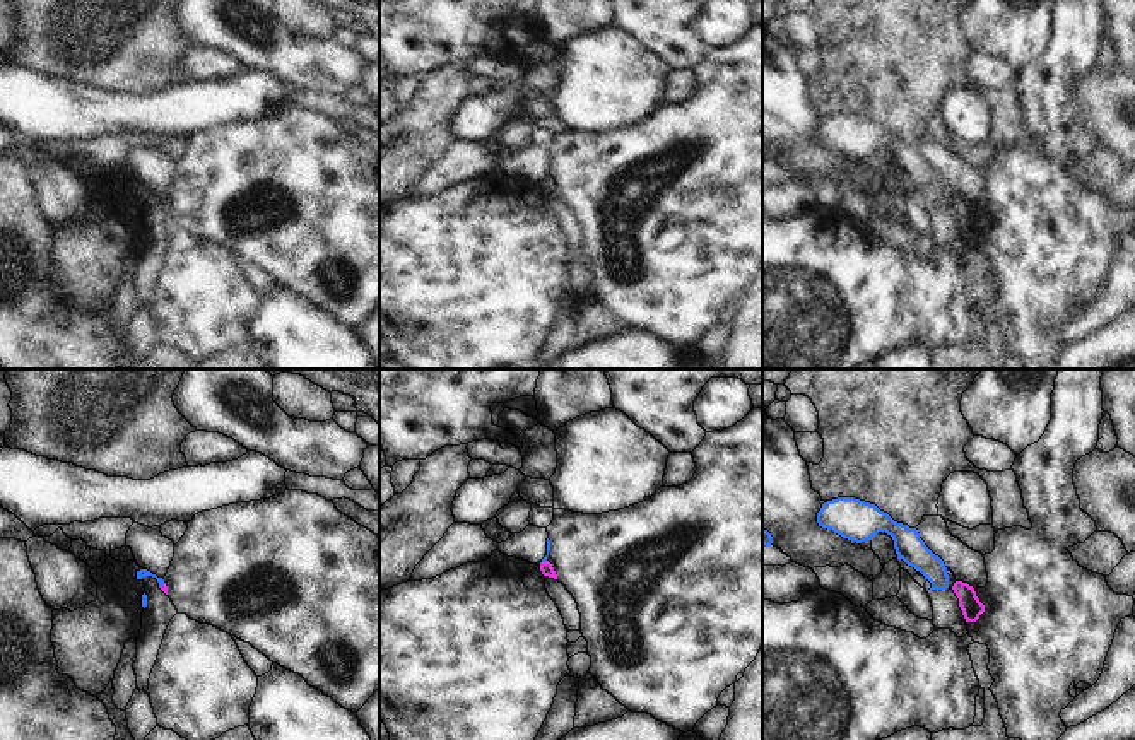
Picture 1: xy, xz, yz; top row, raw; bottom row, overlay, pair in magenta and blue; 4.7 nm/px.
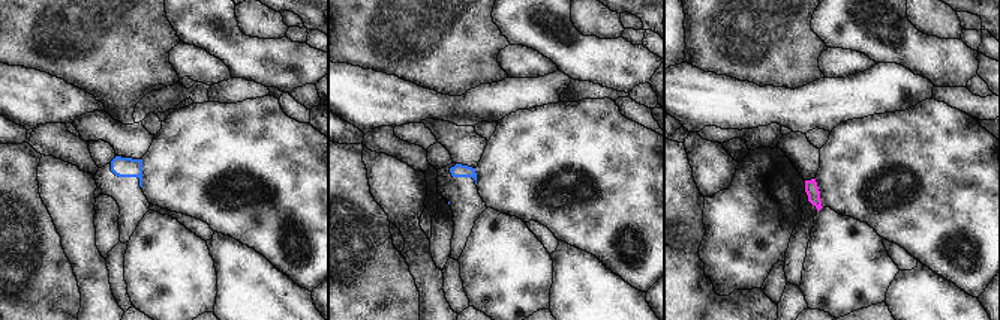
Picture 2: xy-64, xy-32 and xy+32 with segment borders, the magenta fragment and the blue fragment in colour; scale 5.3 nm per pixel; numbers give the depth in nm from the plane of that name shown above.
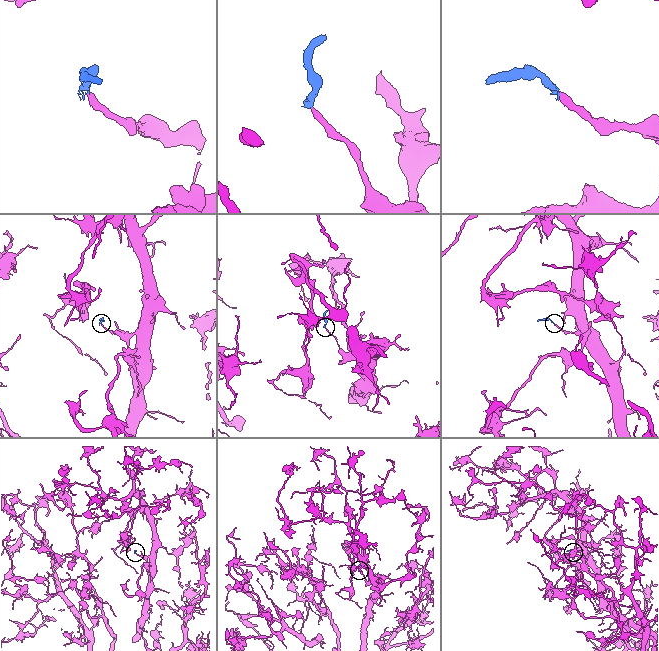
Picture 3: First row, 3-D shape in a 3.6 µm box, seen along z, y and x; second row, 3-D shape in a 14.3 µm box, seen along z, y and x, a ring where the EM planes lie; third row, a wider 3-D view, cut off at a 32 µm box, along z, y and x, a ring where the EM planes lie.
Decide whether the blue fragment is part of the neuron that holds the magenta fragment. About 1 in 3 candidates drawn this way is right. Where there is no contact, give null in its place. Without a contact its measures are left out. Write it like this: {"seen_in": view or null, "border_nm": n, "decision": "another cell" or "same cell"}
{"seen_in": "xy", "border_nm": 40, "decision": "another cell"}

